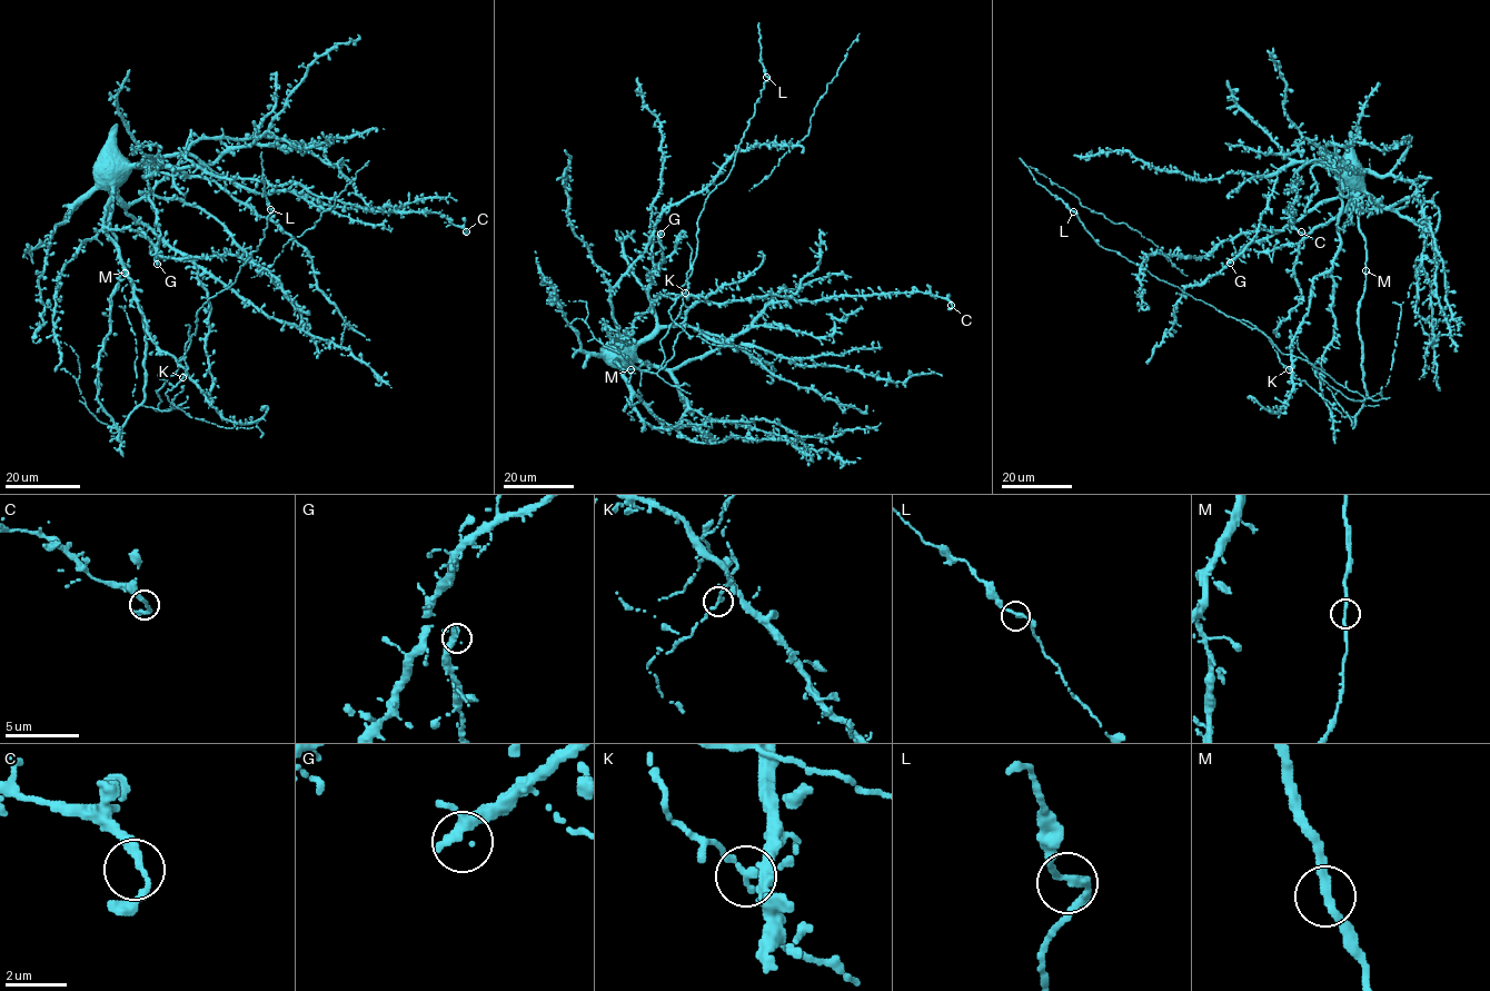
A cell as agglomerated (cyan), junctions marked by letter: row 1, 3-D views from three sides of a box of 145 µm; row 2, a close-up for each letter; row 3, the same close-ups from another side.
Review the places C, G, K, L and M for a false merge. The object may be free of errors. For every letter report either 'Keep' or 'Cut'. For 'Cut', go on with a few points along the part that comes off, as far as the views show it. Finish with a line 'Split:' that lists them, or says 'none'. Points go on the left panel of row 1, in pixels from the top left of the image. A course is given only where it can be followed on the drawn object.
C: Keep
G: Keep
K: Cut. Course of the part to remove: (182, 377), (165, 394), (168, 400), (190, 417), (218, 426), (257, 426), (262, 434), (260, 437)
L: Keep
M: Keep
Split: K

